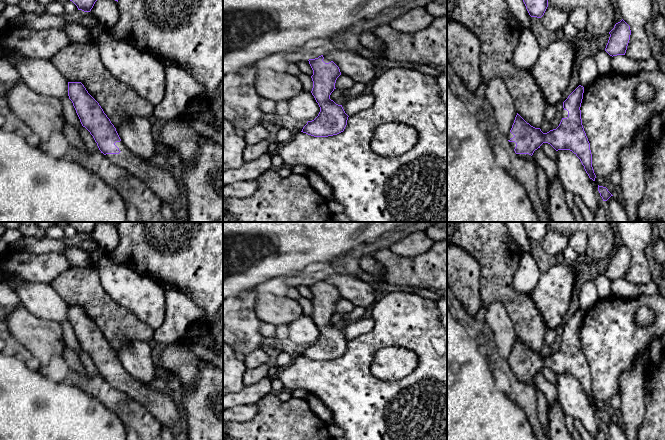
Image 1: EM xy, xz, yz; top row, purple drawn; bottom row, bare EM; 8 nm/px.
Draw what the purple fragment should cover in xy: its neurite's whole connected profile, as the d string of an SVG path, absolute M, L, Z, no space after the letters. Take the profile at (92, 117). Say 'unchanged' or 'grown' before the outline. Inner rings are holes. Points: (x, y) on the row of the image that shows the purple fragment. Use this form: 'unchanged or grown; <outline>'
grown; M68 82L68 96L82 126L90 132L101 153L112 163L142 181L162 201L171 202L180 197L179 184L170 171L131 152L99 103L81 82Z

